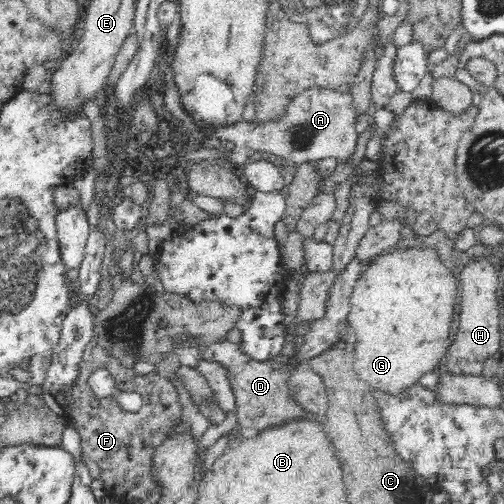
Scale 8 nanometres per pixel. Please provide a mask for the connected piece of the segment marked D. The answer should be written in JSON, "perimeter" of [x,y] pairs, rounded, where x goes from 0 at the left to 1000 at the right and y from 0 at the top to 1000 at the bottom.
{"perimeter":[[[450,677],[425,681],[409,690],[395,692],[405,714],[425,718],[431,714],[442,722],[452,740],[464,782],[466,806],[472,825],[472,845],[504,845],[508,853],[528,853],[583,837],[589,833],[627,833],[627,821],[619,821],[585,796],[577,784],[571,754],[575,716],[571,722],[552,722],[544,710],[528,714],[496,712],[474,683],[458,683]]]}

